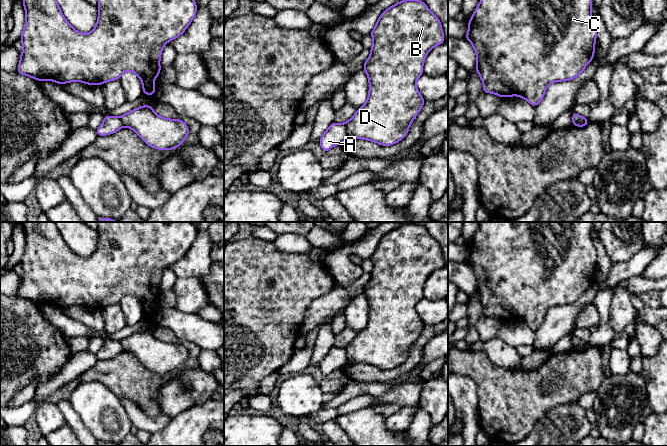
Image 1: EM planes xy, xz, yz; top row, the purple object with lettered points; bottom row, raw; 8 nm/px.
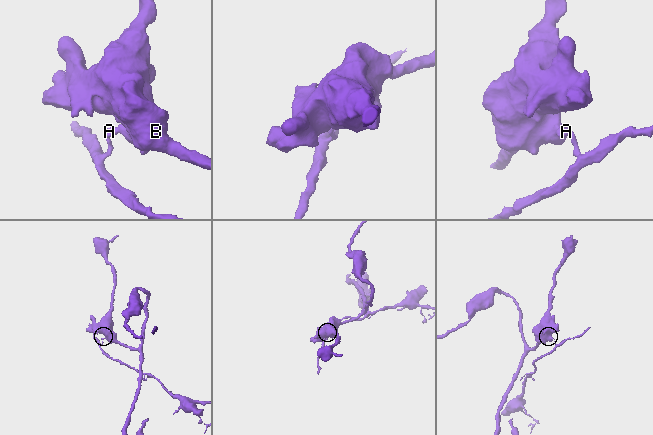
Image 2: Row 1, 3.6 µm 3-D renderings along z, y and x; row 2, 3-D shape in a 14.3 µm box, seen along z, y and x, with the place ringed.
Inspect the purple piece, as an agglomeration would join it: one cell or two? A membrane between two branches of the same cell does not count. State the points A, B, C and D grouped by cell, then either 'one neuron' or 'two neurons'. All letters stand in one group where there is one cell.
A / B C D; two neurons

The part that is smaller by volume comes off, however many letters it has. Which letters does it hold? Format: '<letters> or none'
A

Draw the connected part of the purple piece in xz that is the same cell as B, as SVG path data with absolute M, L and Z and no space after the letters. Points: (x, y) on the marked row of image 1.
M402 0L386 9L380 15L370 35L373 39L371 54L363 66L369 80L368 98L345 123L346 132L350 138L360 138L382 146L390 146L405 138L410 124L423 108L425 100L415 83L423 75L423 63L428 52L435 46L443 44L445 38L439 18L429 10L424 1L418 0Z

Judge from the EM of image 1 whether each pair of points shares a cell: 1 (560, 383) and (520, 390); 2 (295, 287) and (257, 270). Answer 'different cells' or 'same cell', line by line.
1: same cell
2: same cell

